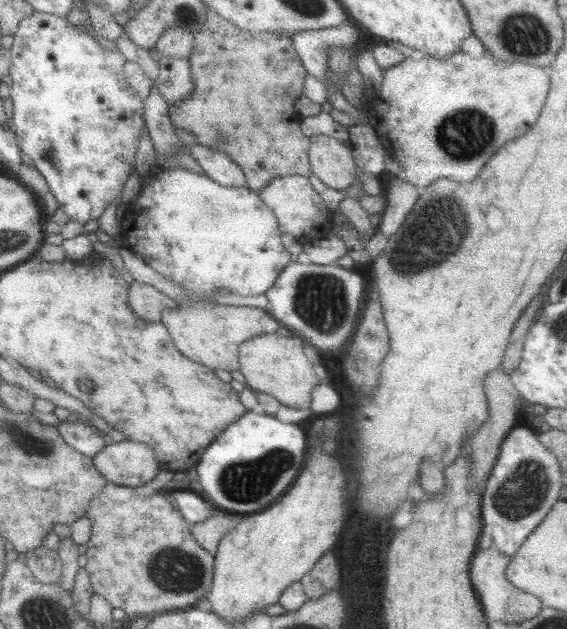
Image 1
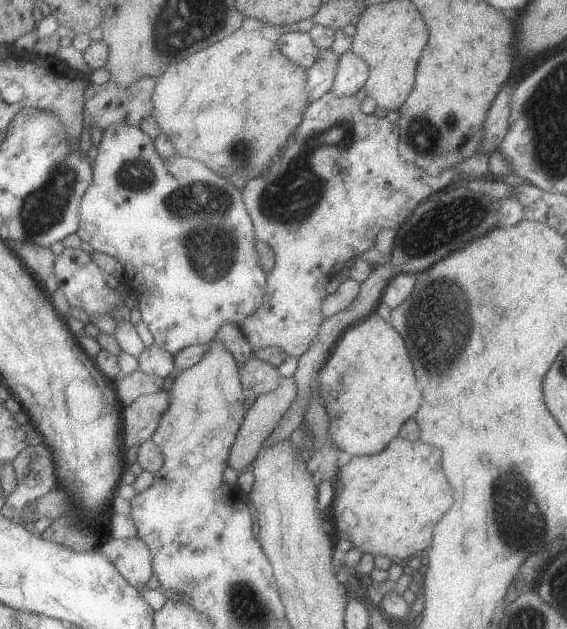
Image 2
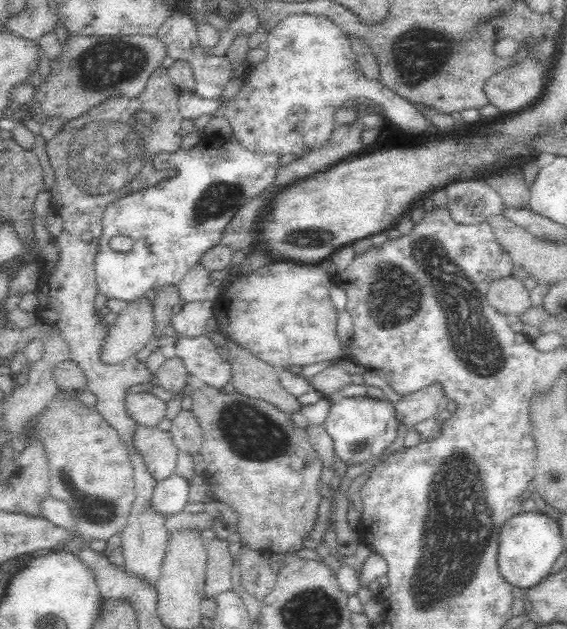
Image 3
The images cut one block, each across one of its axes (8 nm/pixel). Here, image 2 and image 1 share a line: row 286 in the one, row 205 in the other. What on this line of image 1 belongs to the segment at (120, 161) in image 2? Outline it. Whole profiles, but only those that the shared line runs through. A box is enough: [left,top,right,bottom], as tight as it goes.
[121,168,291,303]

